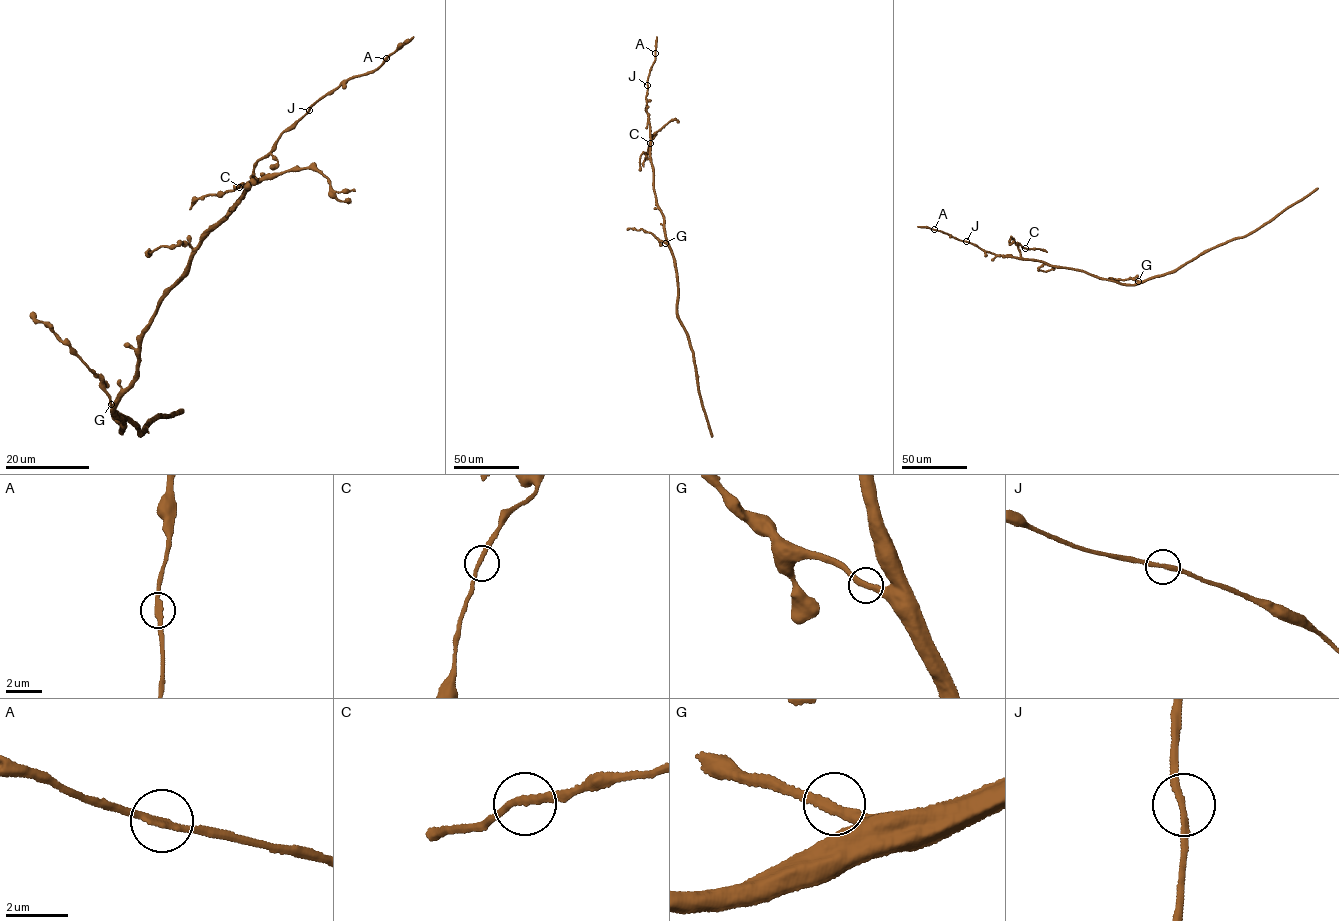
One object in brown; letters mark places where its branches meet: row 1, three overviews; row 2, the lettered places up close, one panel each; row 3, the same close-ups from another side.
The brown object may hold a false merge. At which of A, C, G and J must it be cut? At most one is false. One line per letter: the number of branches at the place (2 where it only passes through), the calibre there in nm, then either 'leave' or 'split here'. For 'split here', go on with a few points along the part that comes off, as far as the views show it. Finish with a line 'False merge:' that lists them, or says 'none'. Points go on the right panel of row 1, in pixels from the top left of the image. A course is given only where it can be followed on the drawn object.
A: 2 branches meet; 240 nm thick; leave
C: 2 branches meet; 220 nm thick; leave
G: 2 branches meet; 300 nm thick; leave
J: 2 branches meet; 200 nm thick; leave
False merge: none

